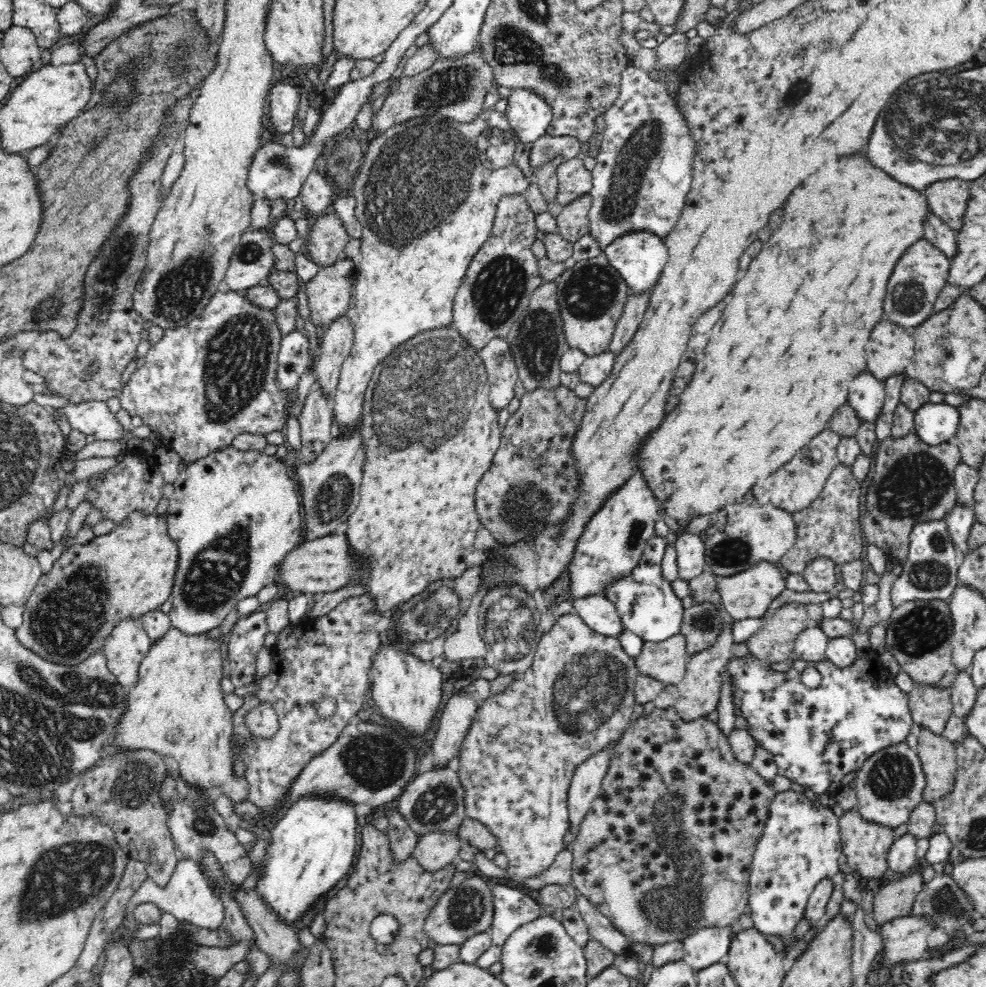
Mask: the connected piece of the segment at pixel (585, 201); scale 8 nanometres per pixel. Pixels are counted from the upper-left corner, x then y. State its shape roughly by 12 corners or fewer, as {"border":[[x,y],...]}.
{"border":[[590,193],[555,214],[558,233],[570,243],[589,232]]}

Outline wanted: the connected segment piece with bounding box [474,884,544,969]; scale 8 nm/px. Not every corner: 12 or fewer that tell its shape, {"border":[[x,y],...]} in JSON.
{"border":[[491,889],[491,946],[474,962],[488,969],[501,960],[512,932],[544,915],[528,892]]}

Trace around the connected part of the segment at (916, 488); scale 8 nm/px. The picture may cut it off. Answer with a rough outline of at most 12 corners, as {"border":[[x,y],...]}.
{"border":[[880,441],[859,520],[902,565],[912,527],[956,504],[952,441]]}

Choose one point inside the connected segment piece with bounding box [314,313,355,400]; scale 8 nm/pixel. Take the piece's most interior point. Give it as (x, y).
(336, 339)

